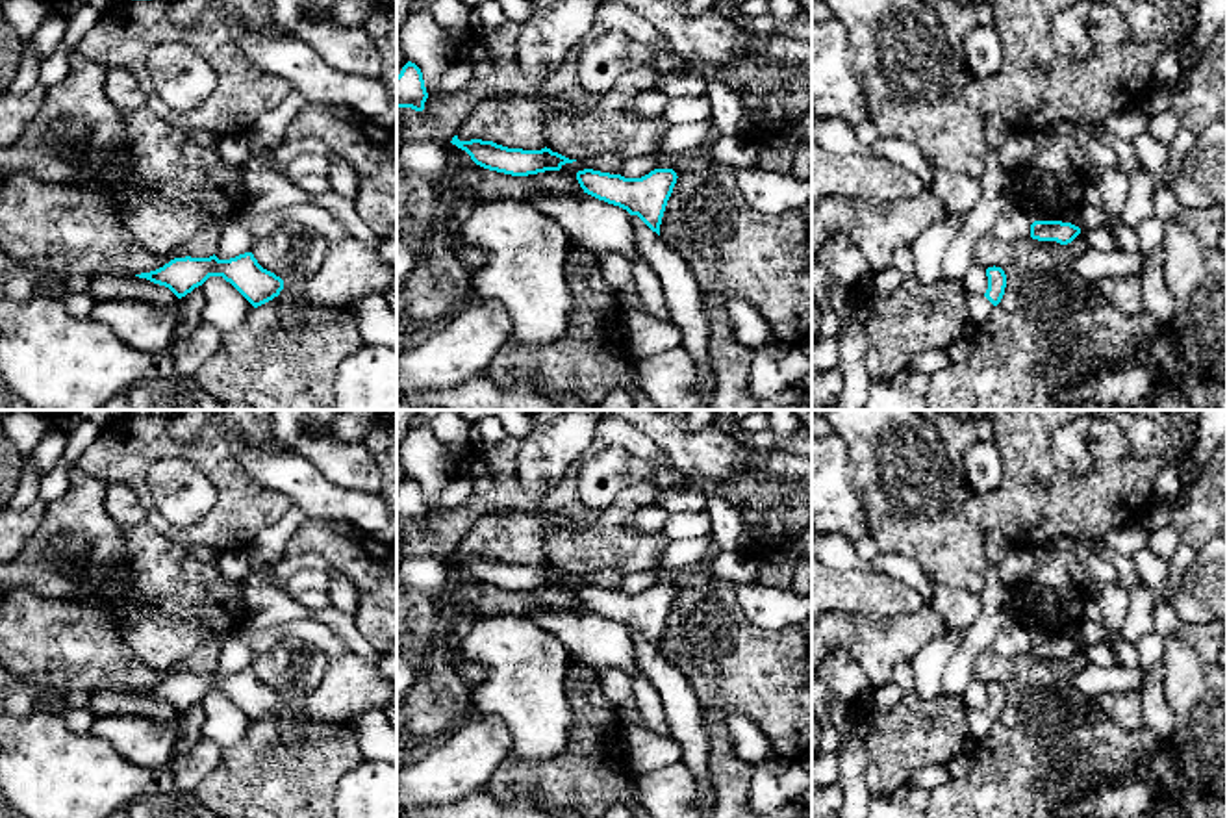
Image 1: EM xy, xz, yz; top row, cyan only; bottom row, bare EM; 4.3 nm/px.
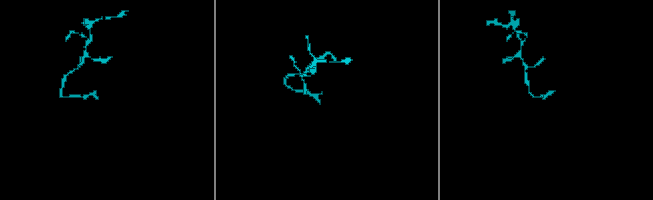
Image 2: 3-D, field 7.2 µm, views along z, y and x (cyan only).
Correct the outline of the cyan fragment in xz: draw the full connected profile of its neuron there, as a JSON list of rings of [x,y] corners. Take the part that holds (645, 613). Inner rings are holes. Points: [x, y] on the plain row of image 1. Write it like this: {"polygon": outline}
{"polygon": [[[584,584],[576,595],[584,608],[638,631],[652,647],[660,651],[662,633],[677,599],[673,584],[654,584],[641,594]]]}

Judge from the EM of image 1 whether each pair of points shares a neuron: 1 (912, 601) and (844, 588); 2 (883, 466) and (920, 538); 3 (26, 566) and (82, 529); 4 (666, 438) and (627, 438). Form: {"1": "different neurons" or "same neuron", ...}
{"1": "same neuron", "2": "same neuron", "3": "same neuron", "4": "different neurons"}

